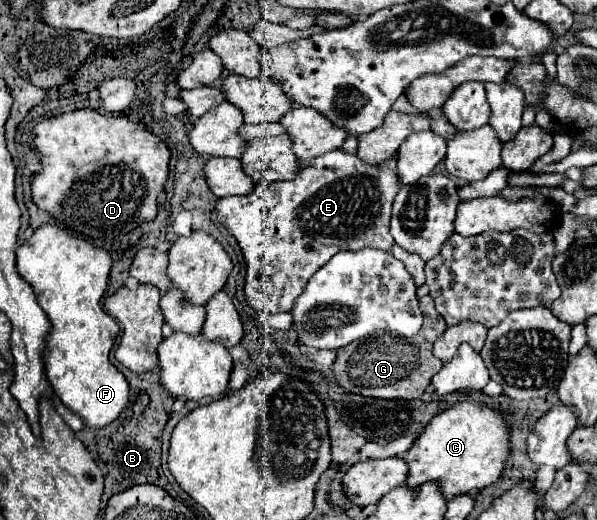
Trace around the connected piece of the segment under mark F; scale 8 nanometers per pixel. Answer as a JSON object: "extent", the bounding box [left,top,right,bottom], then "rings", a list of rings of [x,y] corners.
{"extent":[17,225,129,429],"rings":[[[57,225],[39,227],[23,245],[17,247],[17,273],[33,287],[37,295],[37,303],[45,309],[47,319],[51,321],[51,331],[47,333],[47,345],[43,349],[43,365],[45,375],[61,399],[61,403],[77,413],[81,421],[91,429],[103,429],[113,423],[123,407],[129,401],[129,383],[125,375],[109,361],[109,351],[119,333],[119,325],[113,317],[109,317],[101,307],[101,297],[107,289],[111,255],[91,243],[73,237],[67,229],[59,229]]]}

